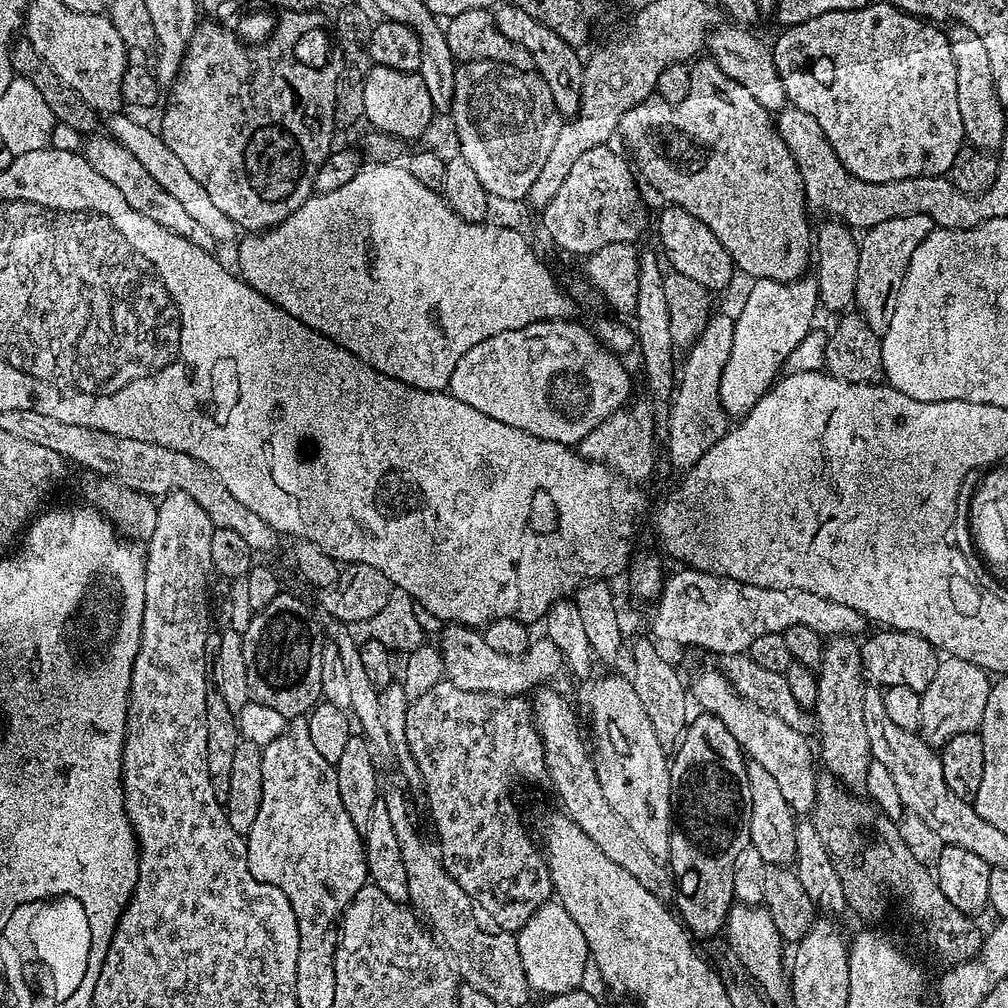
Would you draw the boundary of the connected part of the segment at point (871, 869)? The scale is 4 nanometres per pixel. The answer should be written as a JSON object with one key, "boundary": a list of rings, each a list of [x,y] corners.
{"boundary":[[[821,771],[816,777],[816,801],[812,807],[810,813],[810,819],[814,830],[818,830],[818,838],[822,838],[822,842],[826,846],[826,854],[830,854],[830,863],[834,866],[834,871],[838,873],[838,878],[842,878],[842,894],[846,894],[846,902],[848,903],[848,908],[851,911],[856,911],[858,915],[864,920],[876,920],[884,911],[888,908],[888,899],[891,896],[897,896],[898,899],[904,900],[904,908],[909,912],[910,915],[916,916],[916,920],[920,923],[920,928],[924,931],[924,940],[928,943],[928,948],[941,960],[942,965],[951,966],[954,964],[962,963],[964,960],[969,960],[972,956],[976,955],[980,951],[980,946],[982,943],[982,932],[976,929],[976,920],[973,917],[966,915],[962,910],[958,910],[958,906],[954,906],[950,902],[950,898],[946,898],[946,894],[942,894],[942,886],[936,880],[936,873],[931,867],[928,868],[915,856],[914,853],[908,849],[908,844],[904,841],[904,836],[900,833],[900,824],[897,821],[892,820],[890,817],[885,816],[883,812],[876,806],[873,806],[867,799],[859,800],[857,793],[855,791],[849,790],[840,783],[837,776],[831,776],[828,772]]]}

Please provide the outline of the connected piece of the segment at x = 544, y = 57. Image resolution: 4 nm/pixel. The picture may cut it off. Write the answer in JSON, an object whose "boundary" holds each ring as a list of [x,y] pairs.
{"boundary":[[[501,3],[494,12],[498,30],[502,30],[502,34],[506,34],[510,42],[518,42],[518,46],[526,46],[530,58],[534,58],[534,71],[544,79],[546,86],[550,86],[550,94],[554,94],[554,106],[558,106],[561,117],[575,117],[580,110],[585,66],[582,56],[580,60],[579,54],[576,53],[579,51],[573,45],[562,42],[562,38],[558,38],[554,30],[546,30],[546,26],[534,22],[530,14],[518,10],[516,3],[503,4]]]}

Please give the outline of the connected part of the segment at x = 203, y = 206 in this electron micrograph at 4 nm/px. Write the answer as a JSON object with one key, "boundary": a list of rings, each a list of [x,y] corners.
{"boundary":[[[112,114],[107,117],[107,135],[117,140],[122,146],[126,146],[126,150],[130,150],[130,154],[134,154],[134,158],[138,158],[138,162],[142,162],[142,167],[146,169],[146,174],[150,174],[150,178],[154,178],[154,182],[158,182],[158,186],[162,190],[166,190],[166,194],[170,194],[170,198],[175,198],[178,202],[182,202],[182,207],[216,241],[224,242],[224,240],[232,239],[235,241],[238,236],[236,224],[230,218],[226,218],[226,213],[212,201],[210,194],[206,194],[206,190],[202,185],[191,176],[190,170],[186,170],[185,164],[178,159],[178,154],[174,154],[174,150],[170,150],[170,146],[166,146],[166,142],[160,137],[159,131],[152,129],[151,132],[146,125],[139,124],[134,117],[124,115]]]}

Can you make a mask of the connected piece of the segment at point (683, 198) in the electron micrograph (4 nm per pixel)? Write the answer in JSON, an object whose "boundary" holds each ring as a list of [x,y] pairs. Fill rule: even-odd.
{"boundary":[[[710,58],[699,60],[697,59],[691,65],[689,94],[684,101],[678,102],[677,105],[671,105],[657,94],[649,96],[638,106],[626,110],[626,114],[620,120],[619,139],[624,139],[625,146],[632,151],[631,159],[634,161],[635,171],[639,173],[642,180],[642,175],[644,175],[645,182],[664,199],[665,205],[686,210],[686,214],[694,214],[694,218],[698,218],[698,222],[710,226],[714,238],[718,238],[718,242],[722,242],[722,246],[726,246],[726,254],[730,254],[733,265],[739,271],[741,268],[753,281],[772,279],[780,283],[789,283],[797,280],[809,271],[810,261],[814,256],[814,228],[813,225],[808,225],[807,214],[809,215],[809,213],[806,211],[802,174],[798,170],[786,142],[782,142],[782,138],[776,130],[773,113],[769,112],[767,108],[763,108],[758,102],[758,98],[754,98],[754,94],[750,94],[750,90],[746,90],[746,86],[738,86],[738,82],[734,82],[734,78],[722,74],[722,70]]]}

